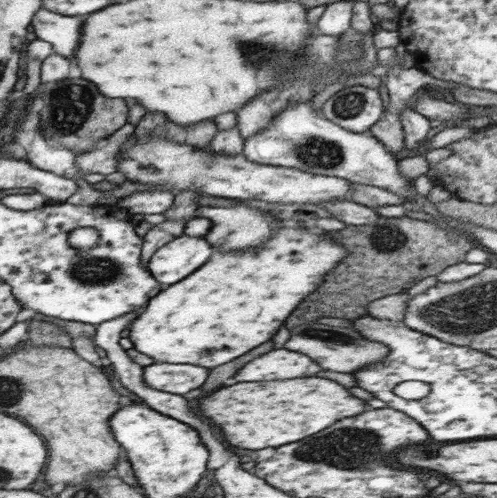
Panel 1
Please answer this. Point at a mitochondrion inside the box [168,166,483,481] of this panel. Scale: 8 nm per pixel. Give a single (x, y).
(335, 445)

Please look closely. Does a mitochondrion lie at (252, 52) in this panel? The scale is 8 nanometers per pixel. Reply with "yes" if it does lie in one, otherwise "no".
yes

